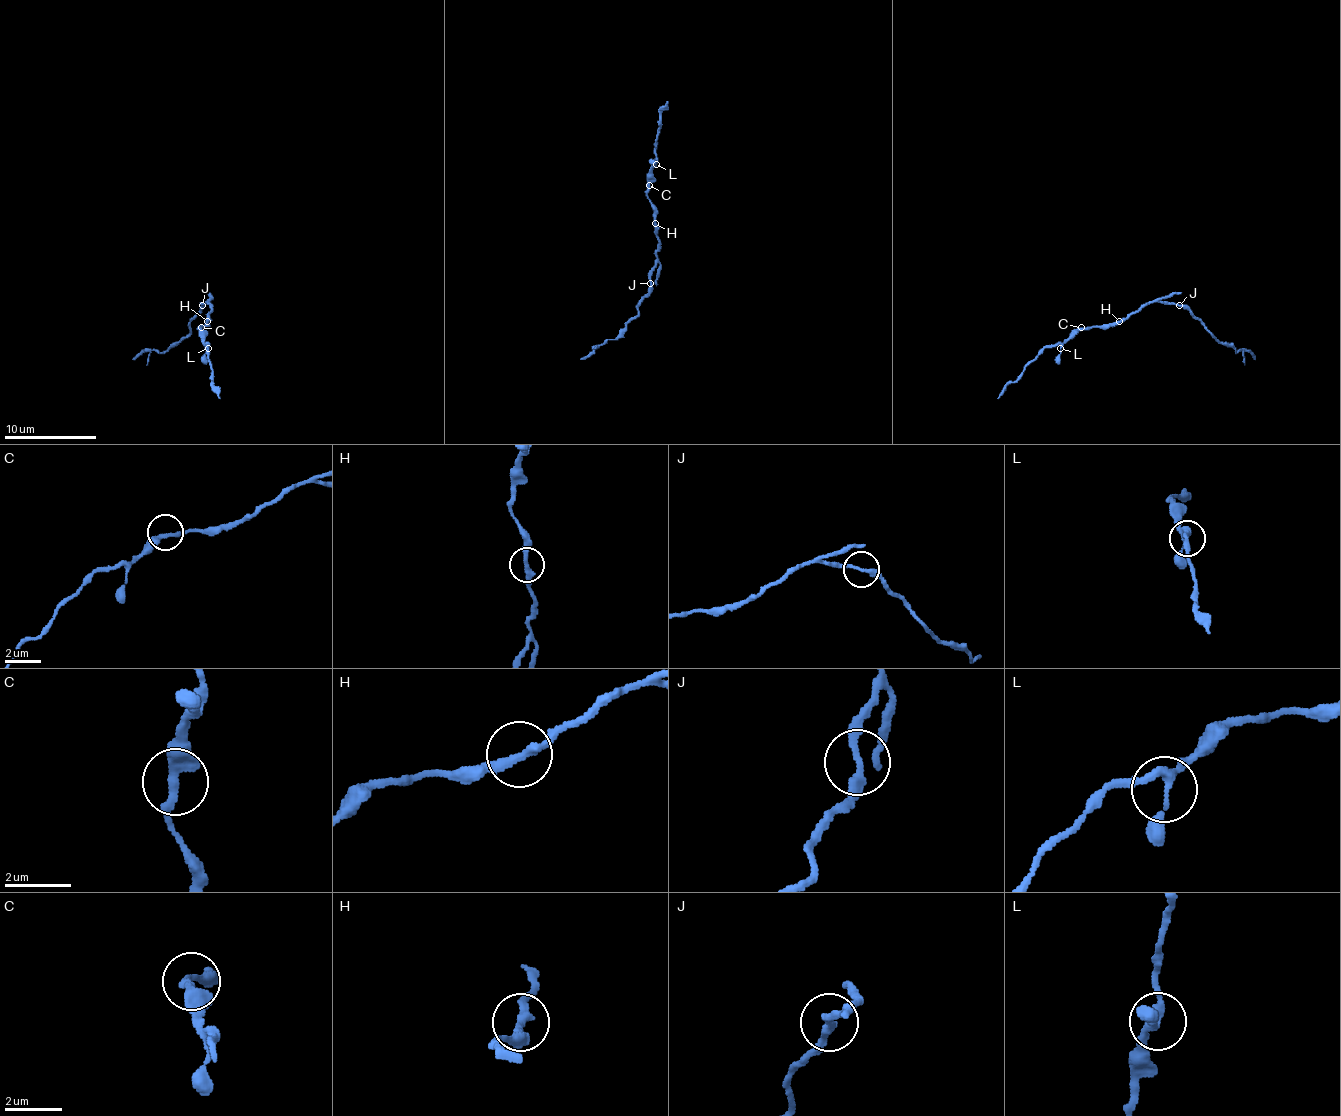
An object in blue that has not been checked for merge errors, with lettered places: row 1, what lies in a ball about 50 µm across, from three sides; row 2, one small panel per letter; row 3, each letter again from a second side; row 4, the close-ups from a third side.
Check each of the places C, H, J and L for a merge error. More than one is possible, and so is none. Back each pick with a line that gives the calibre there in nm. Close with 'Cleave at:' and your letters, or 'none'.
J: 240 nm thick
Cleave at: J

